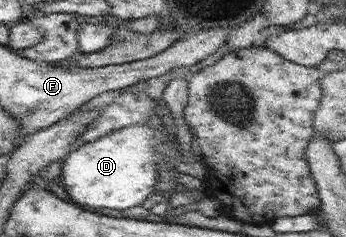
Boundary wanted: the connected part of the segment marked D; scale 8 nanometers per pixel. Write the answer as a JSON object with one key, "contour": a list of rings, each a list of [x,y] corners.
{"contour":[[[131,125],[72,149],[62,159],[59,184],[66,189],[71,201],[85,210],[94,208],[125,212],[142,206],[143,201],[153,193],[155,182],[159,180],[159,164],[176,159],[178,153],[173,137],[165,127],[155,129],[151,125]]]}

